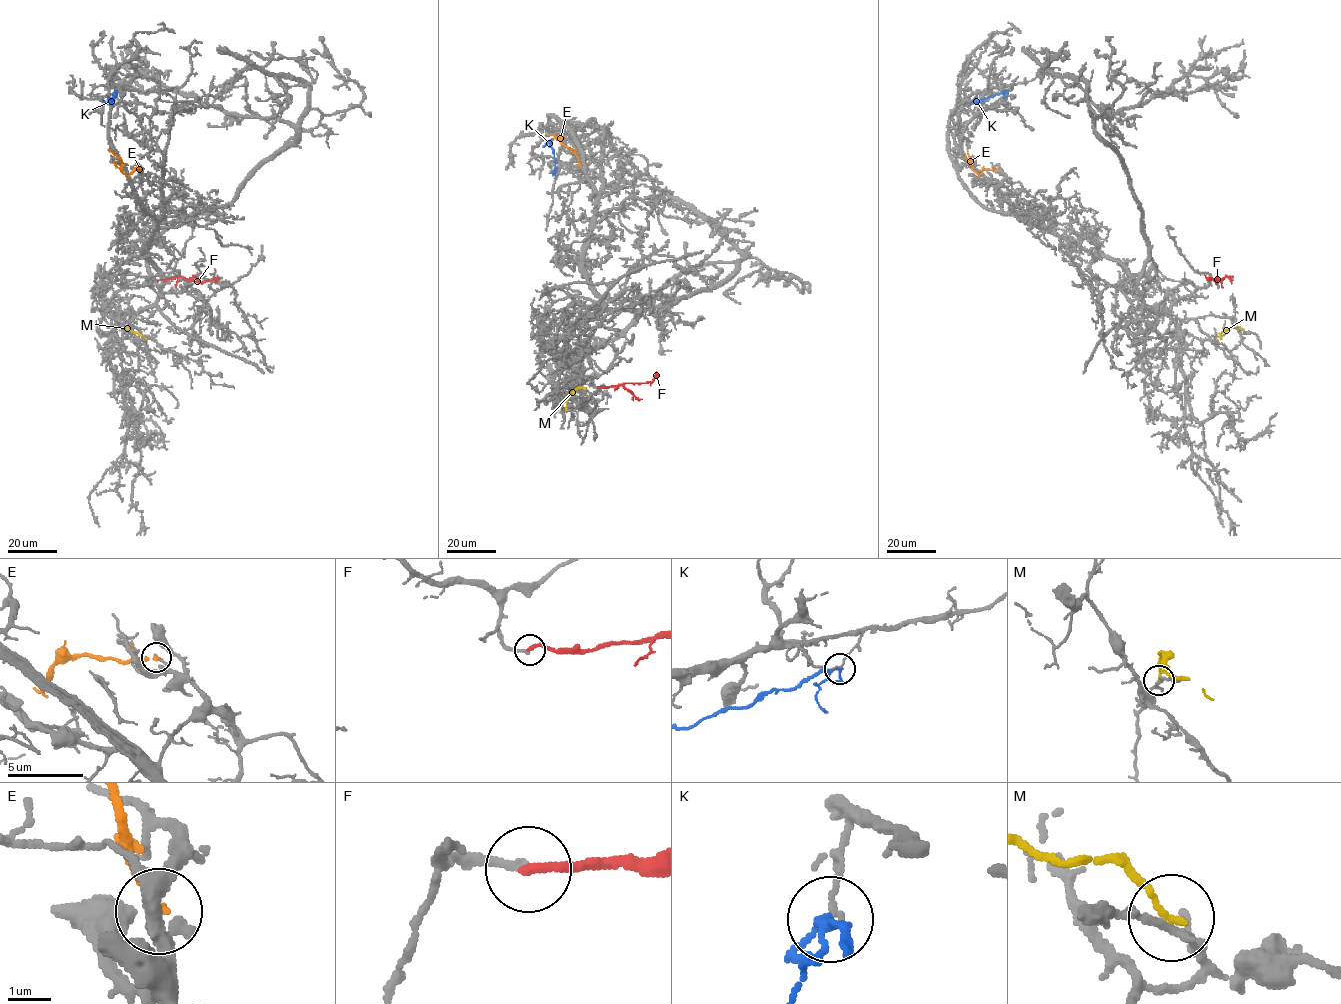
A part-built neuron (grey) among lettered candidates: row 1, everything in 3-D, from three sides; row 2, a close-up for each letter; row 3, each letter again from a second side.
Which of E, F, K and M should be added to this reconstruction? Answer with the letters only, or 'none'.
F

